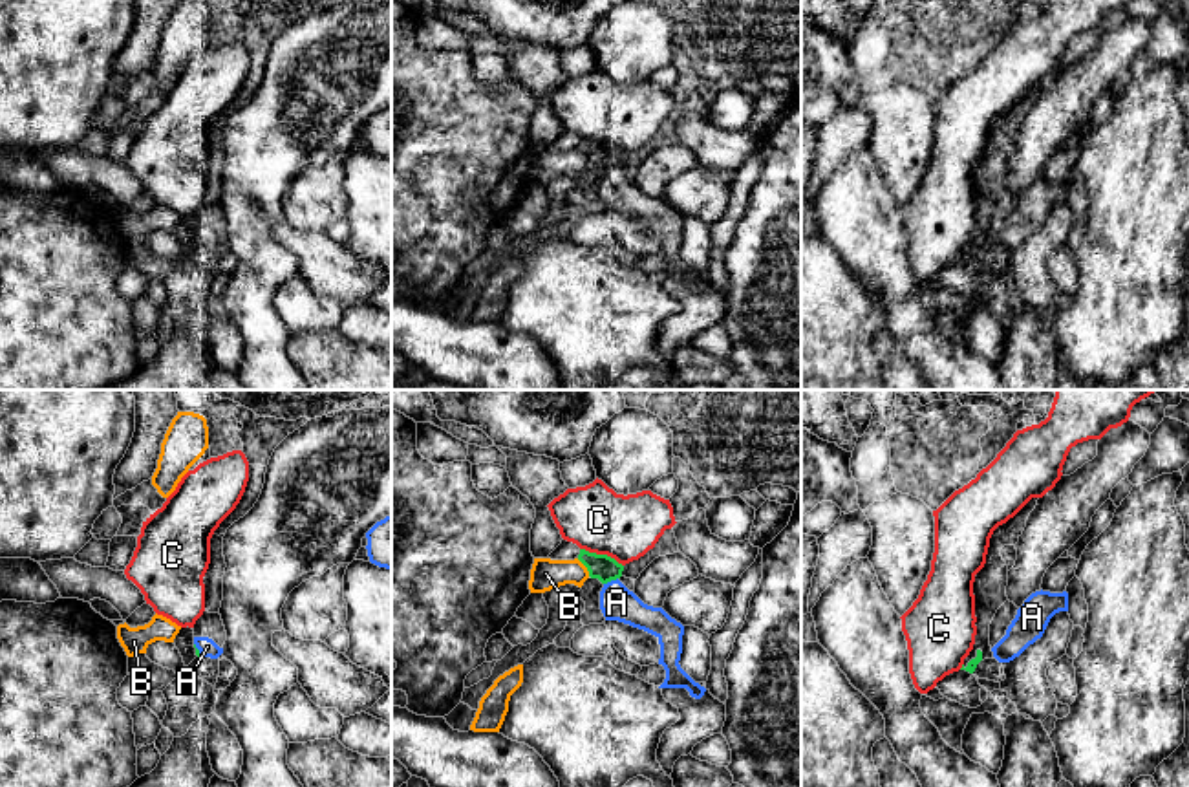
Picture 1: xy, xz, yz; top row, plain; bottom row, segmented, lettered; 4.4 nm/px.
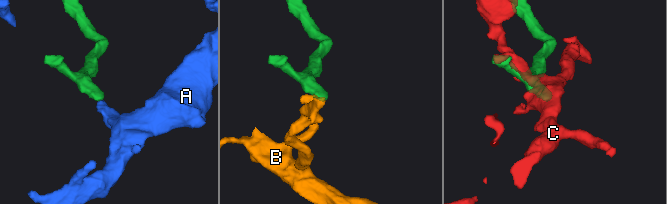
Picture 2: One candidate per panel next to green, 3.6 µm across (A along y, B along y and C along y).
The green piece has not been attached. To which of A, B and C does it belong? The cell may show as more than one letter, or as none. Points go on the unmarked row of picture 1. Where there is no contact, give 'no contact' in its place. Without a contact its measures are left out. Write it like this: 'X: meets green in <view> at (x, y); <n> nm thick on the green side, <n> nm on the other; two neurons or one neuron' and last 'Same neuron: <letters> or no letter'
A: meets green in xz at (610, 171); 120 nm thick on the green side, 160 nm on the other; one neuron
B: meets green in xz at (586, 156); 120 nm thick on the green side, 140 nm on the other; two neurons
C: meets green in xz at (602, 145); 120 nm thick on the green side, 280 nm on the other; two neurons
Same neuron: A

